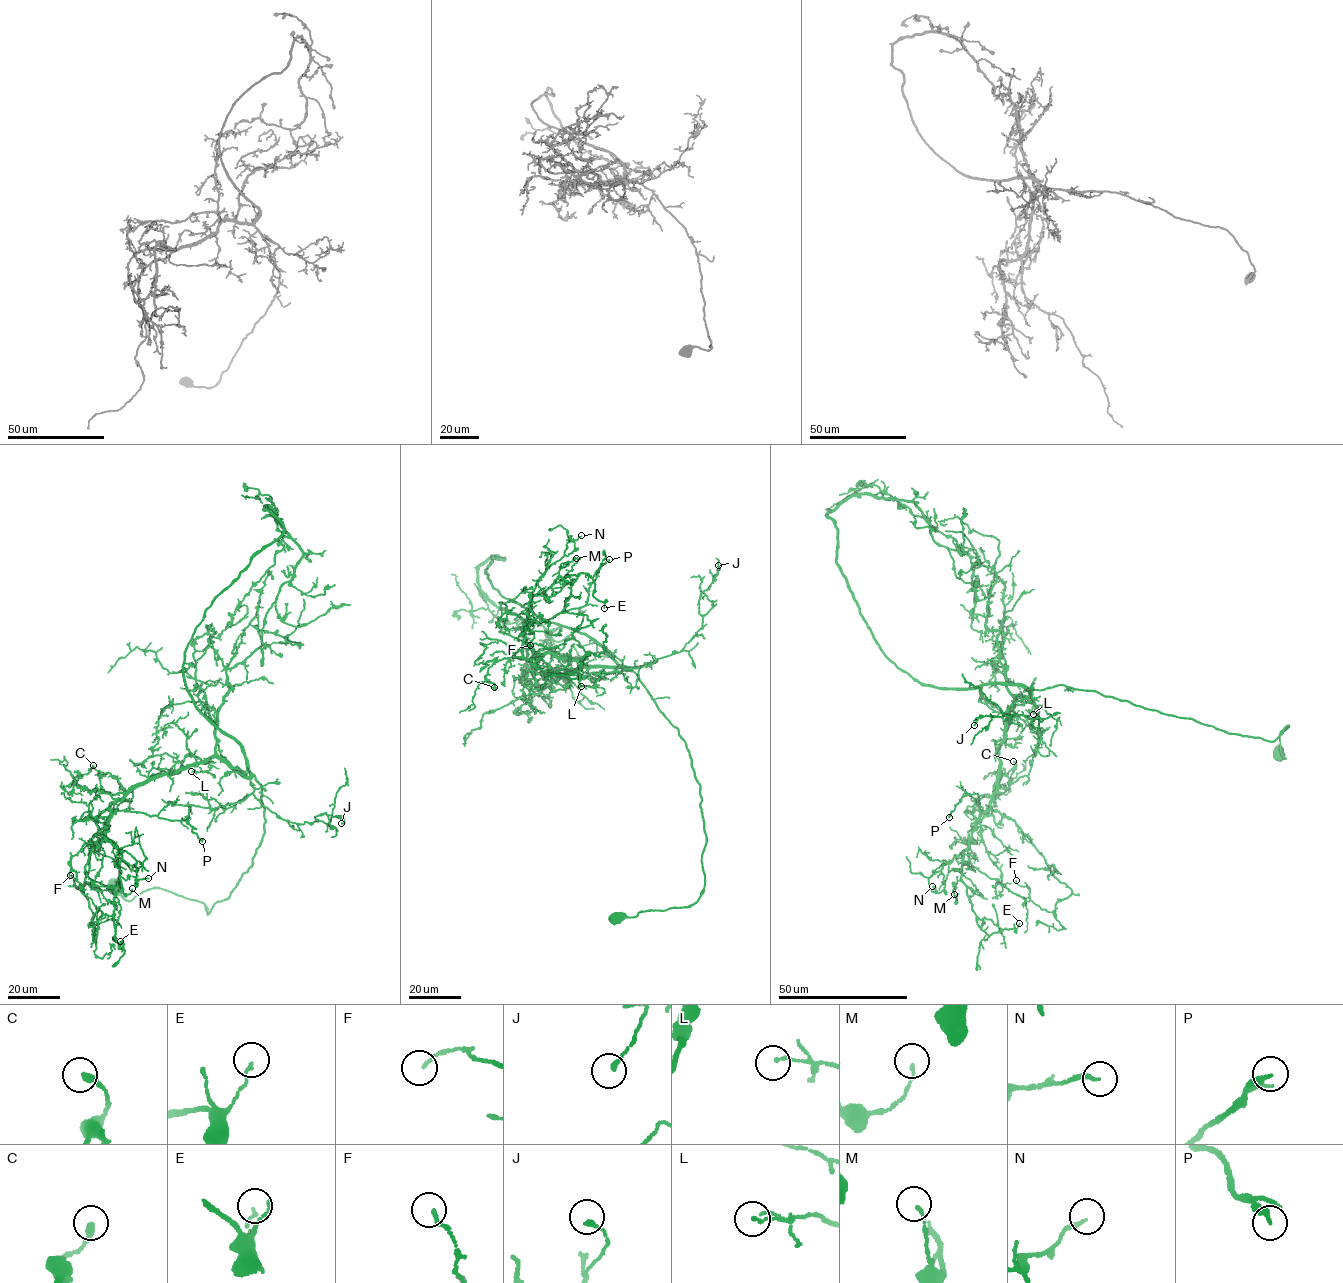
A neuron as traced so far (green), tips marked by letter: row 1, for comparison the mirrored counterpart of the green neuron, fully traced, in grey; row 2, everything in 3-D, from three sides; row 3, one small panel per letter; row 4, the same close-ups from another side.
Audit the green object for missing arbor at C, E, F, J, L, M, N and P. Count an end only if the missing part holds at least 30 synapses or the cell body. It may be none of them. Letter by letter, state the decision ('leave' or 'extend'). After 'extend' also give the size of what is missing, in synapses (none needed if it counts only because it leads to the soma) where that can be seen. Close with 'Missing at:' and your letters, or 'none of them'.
C: leave
E: leave
F: leave
J: leave
L: leave
M: leave
N: leave
P: leave
Missing at: none of them

